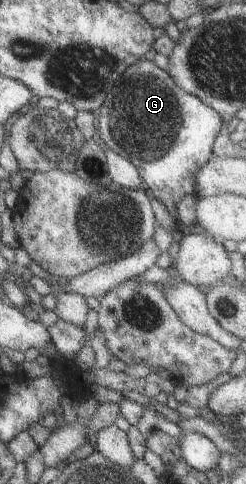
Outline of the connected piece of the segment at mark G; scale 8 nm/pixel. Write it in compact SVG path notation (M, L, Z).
M145 59L127 67L111 86L100 111L97 121L100 142L105 148L118 153L127 165L135 166L148 194L163 202L168 212L176 217L177 203L185 195L196 194L196 171L213 157L212 147L224 124L222 115L205 105L196 95L183 91L167 70Z

